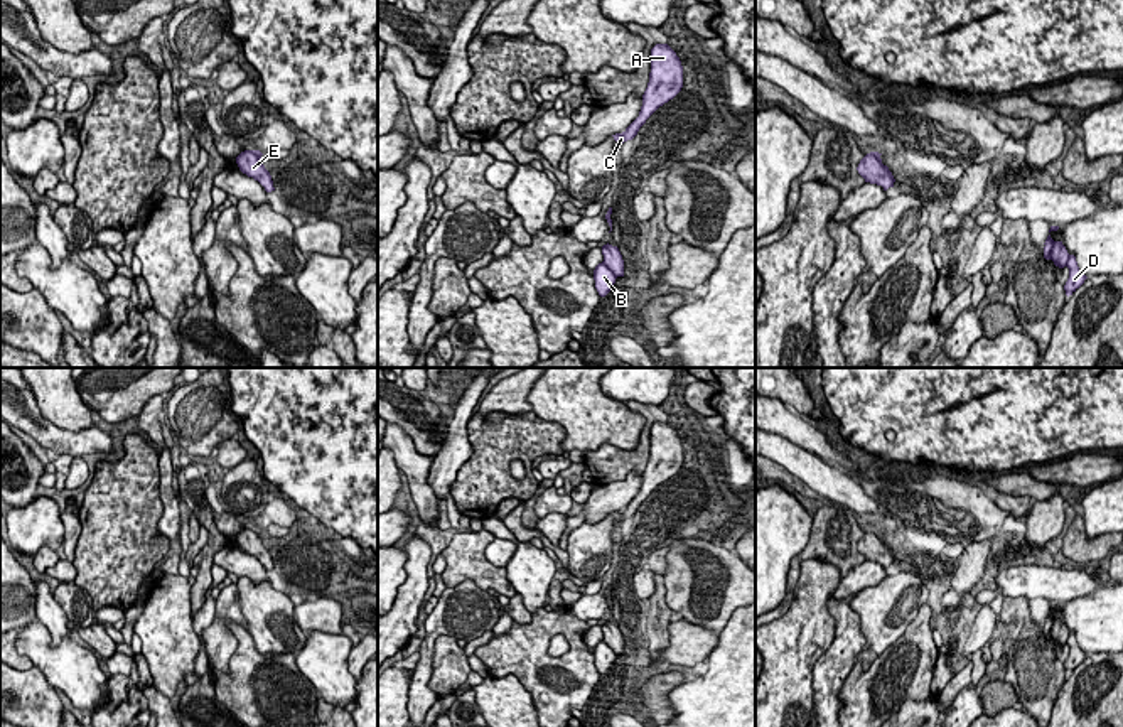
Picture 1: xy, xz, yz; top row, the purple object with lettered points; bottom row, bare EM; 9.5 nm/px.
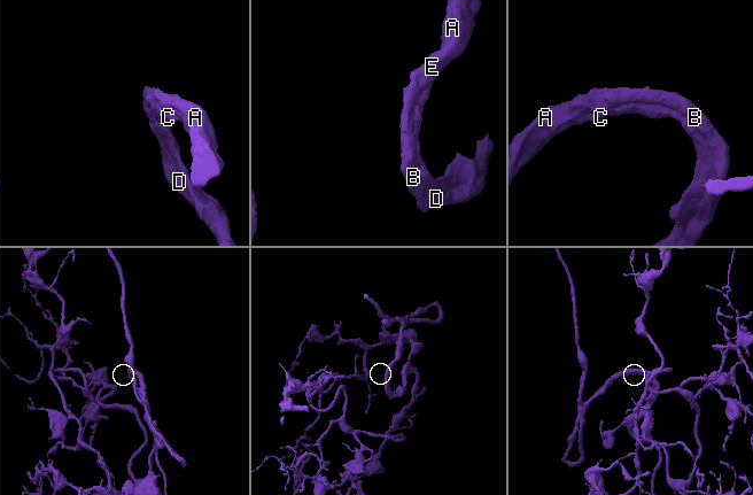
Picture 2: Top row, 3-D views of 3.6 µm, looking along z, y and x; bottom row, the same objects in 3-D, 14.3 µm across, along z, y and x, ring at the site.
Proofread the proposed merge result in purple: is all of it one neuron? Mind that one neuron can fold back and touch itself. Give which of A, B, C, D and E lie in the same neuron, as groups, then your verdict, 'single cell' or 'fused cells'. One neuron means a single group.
A B C D E; single cell

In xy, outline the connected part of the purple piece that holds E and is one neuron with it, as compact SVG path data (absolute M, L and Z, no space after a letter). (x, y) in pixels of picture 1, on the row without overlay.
M244 528L236 535L236 541L243 552L258 558L266 570L275 568L270 550L263 543L260 528Z

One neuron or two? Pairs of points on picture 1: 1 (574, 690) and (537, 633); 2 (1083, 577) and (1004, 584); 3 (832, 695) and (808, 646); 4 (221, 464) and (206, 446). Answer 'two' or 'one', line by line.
1: one
2: one
3: two
4: two

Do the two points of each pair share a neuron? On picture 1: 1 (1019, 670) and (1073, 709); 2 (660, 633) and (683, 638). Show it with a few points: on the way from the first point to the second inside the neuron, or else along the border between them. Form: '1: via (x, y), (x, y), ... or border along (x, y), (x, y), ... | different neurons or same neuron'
1: border along (1068, 675), (1051, 709) | different neurons
2: border along (670, 621), (668, 645), (661, 653), (661, 660) | different neurons

